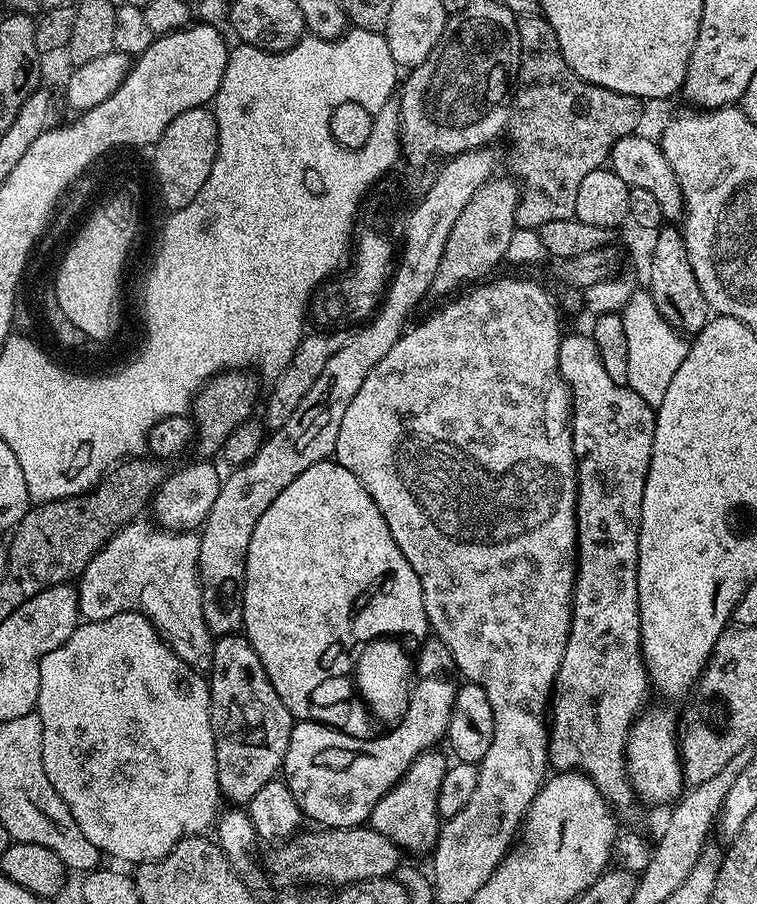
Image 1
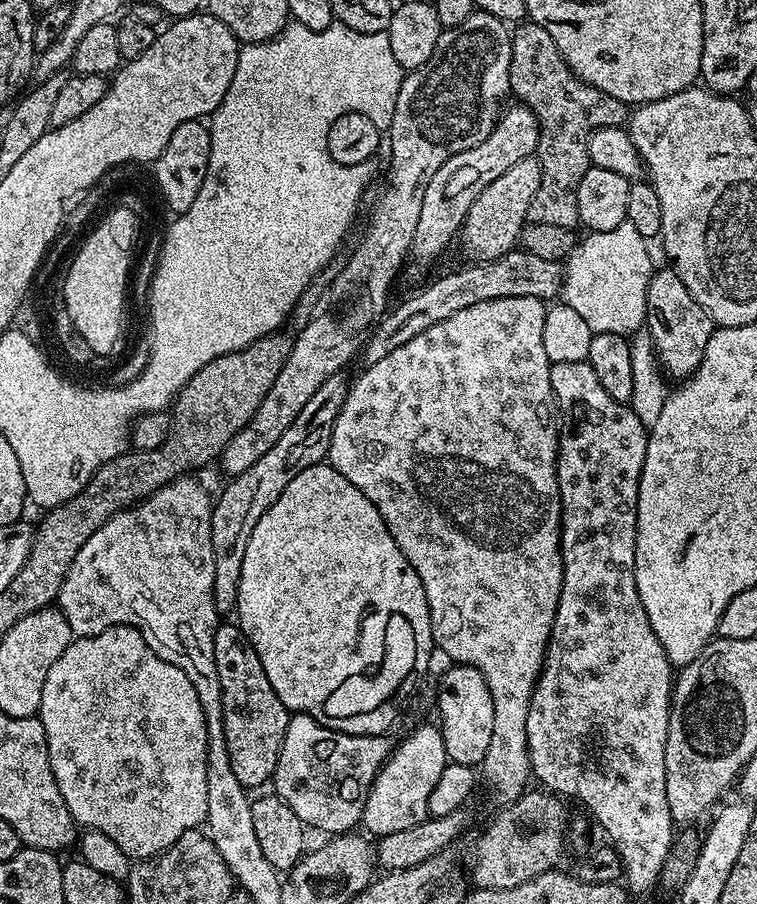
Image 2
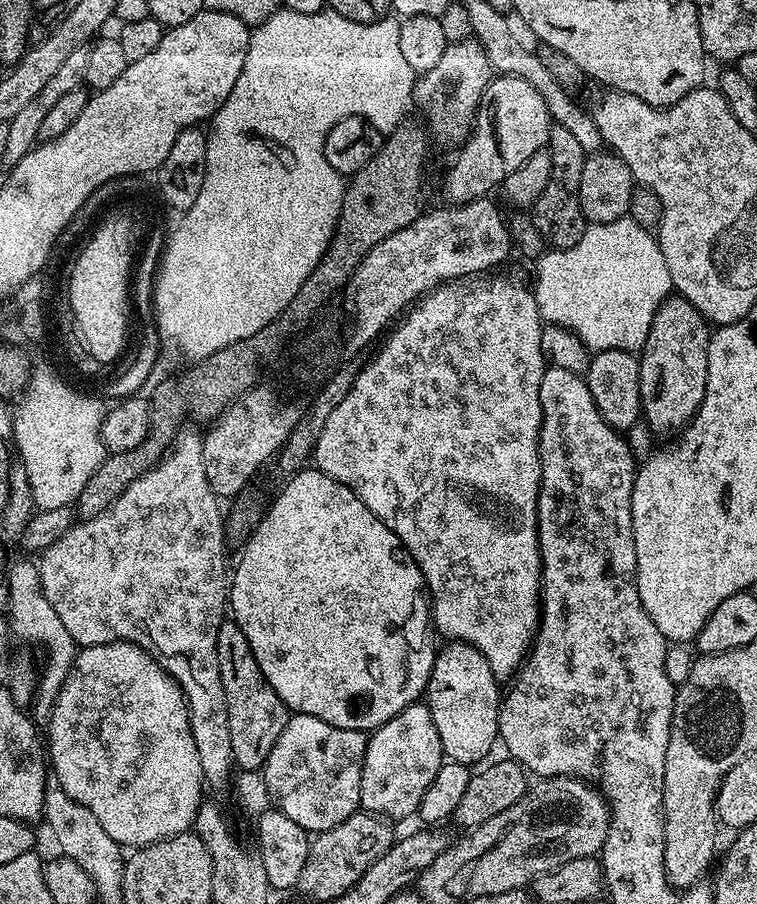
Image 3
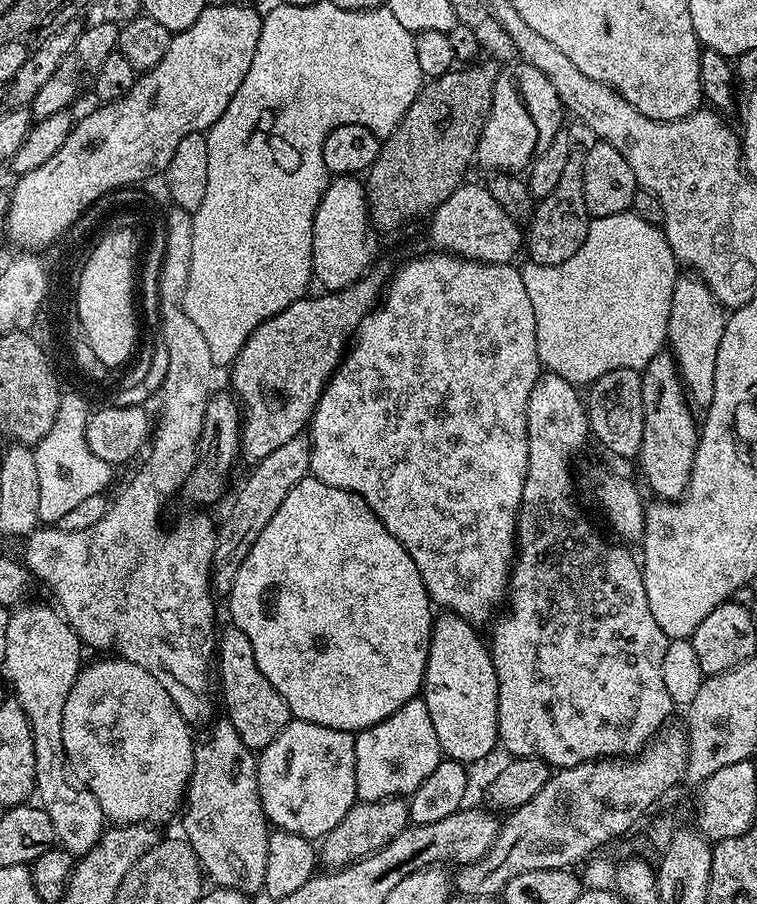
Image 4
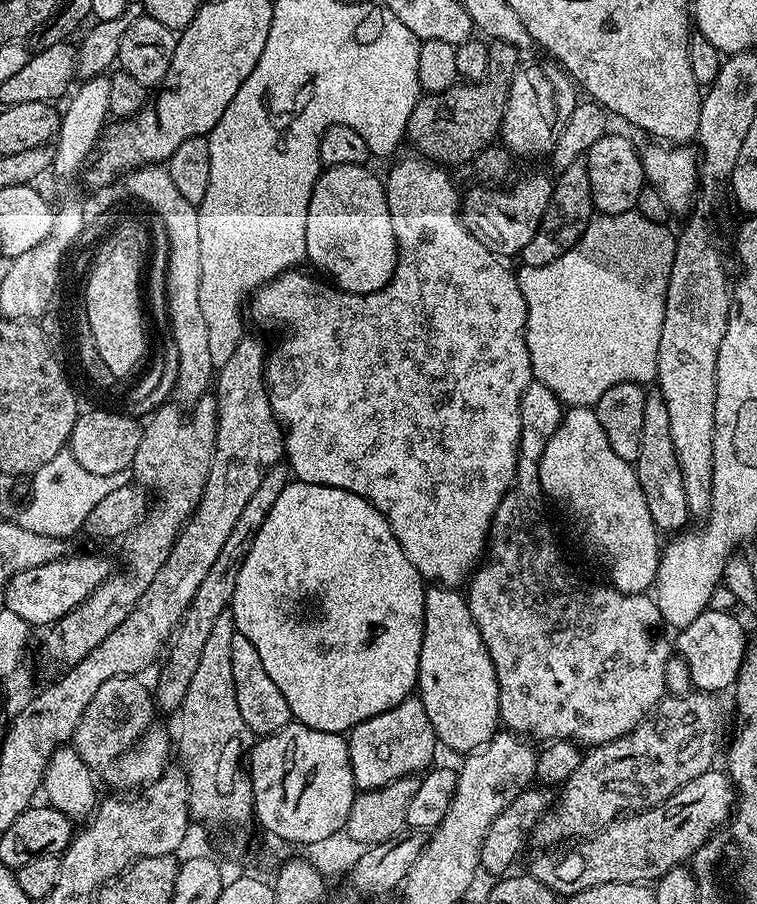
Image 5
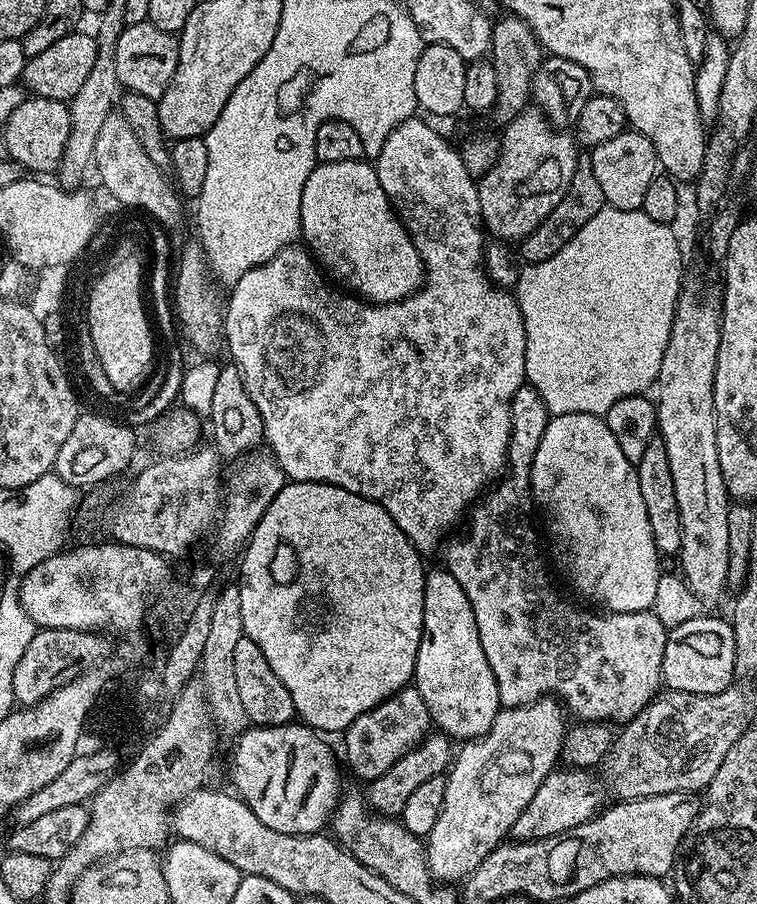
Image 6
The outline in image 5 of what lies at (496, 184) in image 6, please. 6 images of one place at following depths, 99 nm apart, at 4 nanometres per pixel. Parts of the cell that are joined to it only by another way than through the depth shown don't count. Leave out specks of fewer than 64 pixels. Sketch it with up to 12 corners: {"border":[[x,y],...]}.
{"border":[[528,172],[513,188],[475,186],[464,224],[492,253],[534,238],[554,180]]}

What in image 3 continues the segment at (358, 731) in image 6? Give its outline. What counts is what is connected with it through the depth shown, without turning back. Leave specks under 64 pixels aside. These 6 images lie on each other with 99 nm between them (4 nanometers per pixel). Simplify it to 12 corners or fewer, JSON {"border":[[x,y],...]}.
{"border":[[427,703],[368,736],[360,808],[415,817],[446,762]]}

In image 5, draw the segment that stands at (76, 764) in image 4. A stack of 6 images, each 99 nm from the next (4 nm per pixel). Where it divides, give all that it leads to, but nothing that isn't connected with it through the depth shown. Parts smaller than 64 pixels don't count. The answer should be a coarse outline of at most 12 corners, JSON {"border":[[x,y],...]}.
{"border":[[115,676],[82,714],[74,747],[116,790],[169,765],[153,693]]}

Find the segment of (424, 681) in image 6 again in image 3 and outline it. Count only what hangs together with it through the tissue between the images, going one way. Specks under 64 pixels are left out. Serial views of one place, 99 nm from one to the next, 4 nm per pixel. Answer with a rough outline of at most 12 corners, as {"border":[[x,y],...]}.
{"border":[[474,646],[437,651],[426,703],[448,760],[500,735],[502,688]]}

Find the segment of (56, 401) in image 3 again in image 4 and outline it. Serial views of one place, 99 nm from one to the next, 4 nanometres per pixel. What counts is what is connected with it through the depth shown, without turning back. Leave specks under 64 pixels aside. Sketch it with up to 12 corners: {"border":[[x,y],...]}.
{"border":[[66,400],[34,446],[45,525],[101,495],[113,465],[81,439],[83,405]]}

